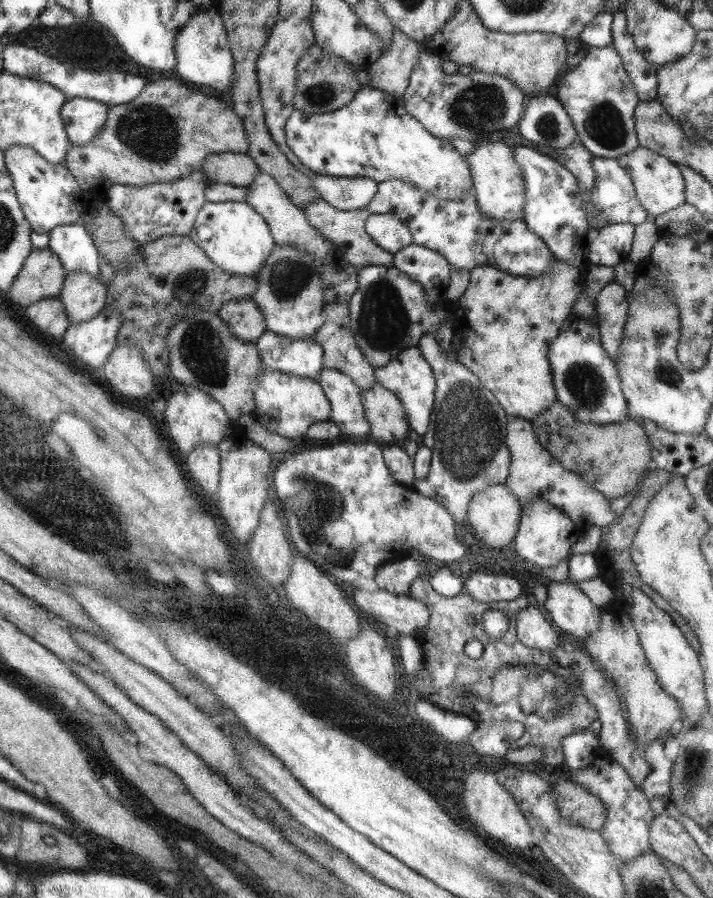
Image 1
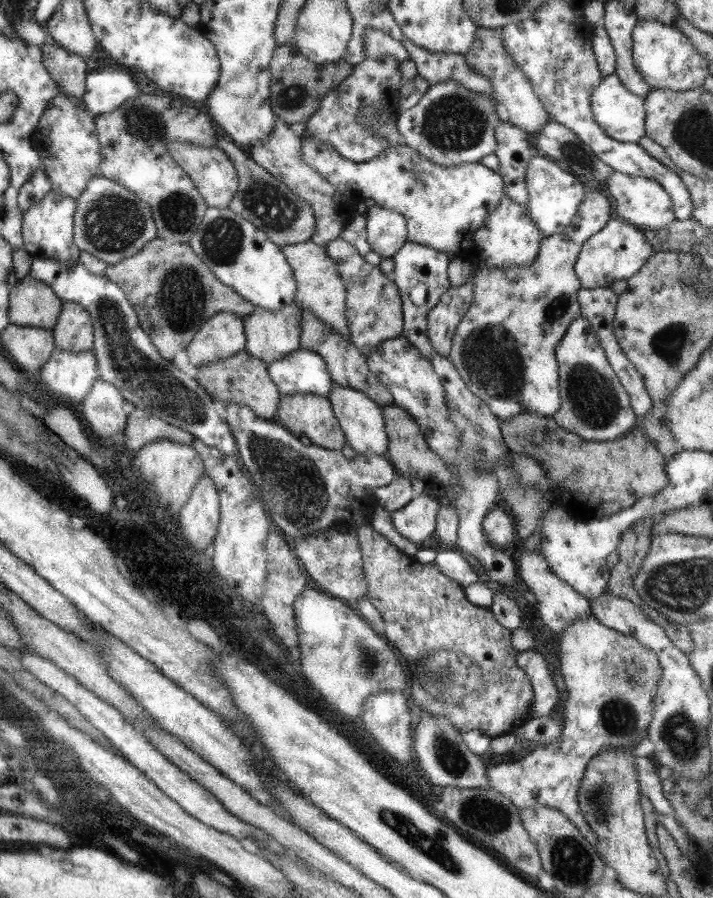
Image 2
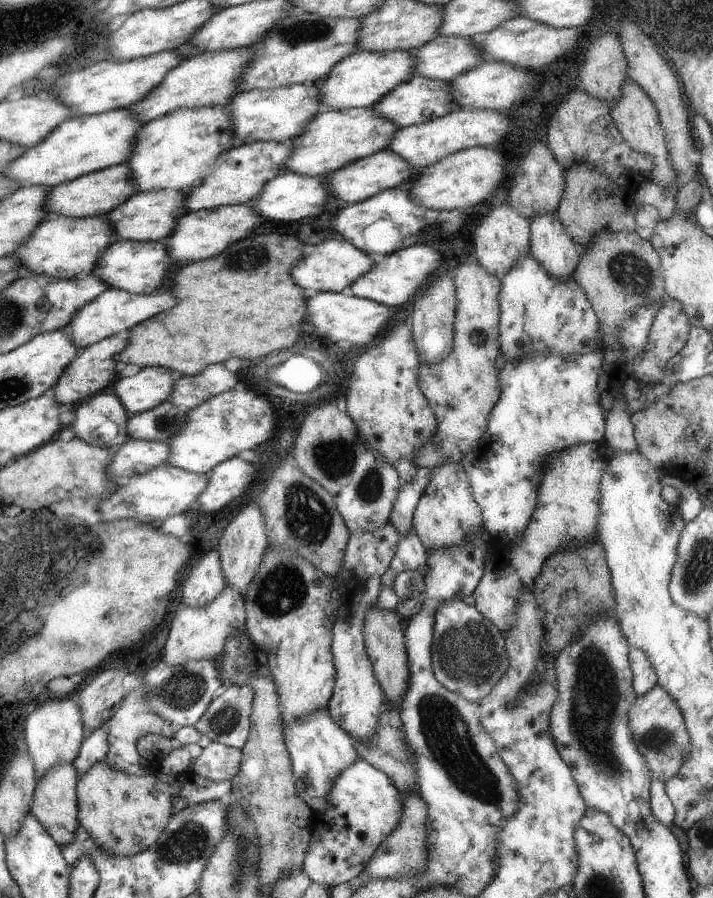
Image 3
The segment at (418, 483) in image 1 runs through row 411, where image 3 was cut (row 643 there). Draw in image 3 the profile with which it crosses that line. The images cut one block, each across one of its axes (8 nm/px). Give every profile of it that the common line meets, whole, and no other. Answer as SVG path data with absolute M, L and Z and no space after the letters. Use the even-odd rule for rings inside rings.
M443 600L435 608L430 657L439 684L466 701L487 696L507 670L504 634L461 600Z

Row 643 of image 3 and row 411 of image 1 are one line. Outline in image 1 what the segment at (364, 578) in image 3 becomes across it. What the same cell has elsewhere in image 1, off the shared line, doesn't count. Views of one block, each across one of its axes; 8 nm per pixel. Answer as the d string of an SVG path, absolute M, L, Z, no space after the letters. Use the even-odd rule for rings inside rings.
M323 367L315 381L329 401L329 420L335 423L341 434L363 437L370 432L369 422L364 418L361 389L351 378Z

